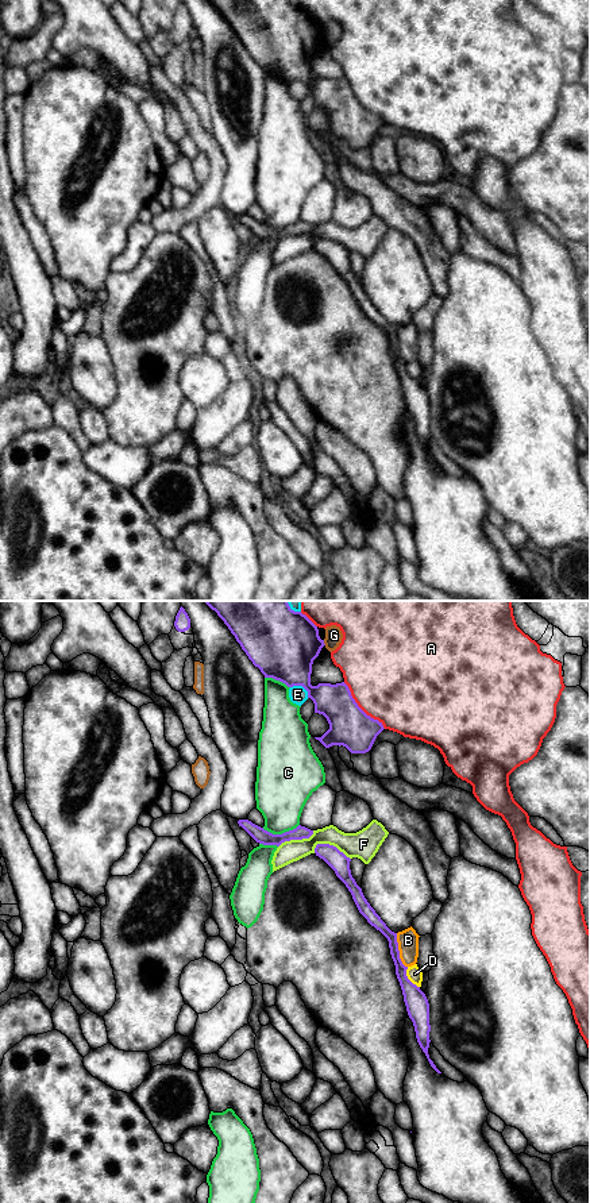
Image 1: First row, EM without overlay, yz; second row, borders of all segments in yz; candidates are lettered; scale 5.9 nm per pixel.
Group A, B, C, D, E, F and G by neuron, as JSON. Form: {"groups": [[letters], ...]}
{"groups": [["A"], ["B"], ["C"], ["D"], ["E"], ["F"], ["G"]]}

